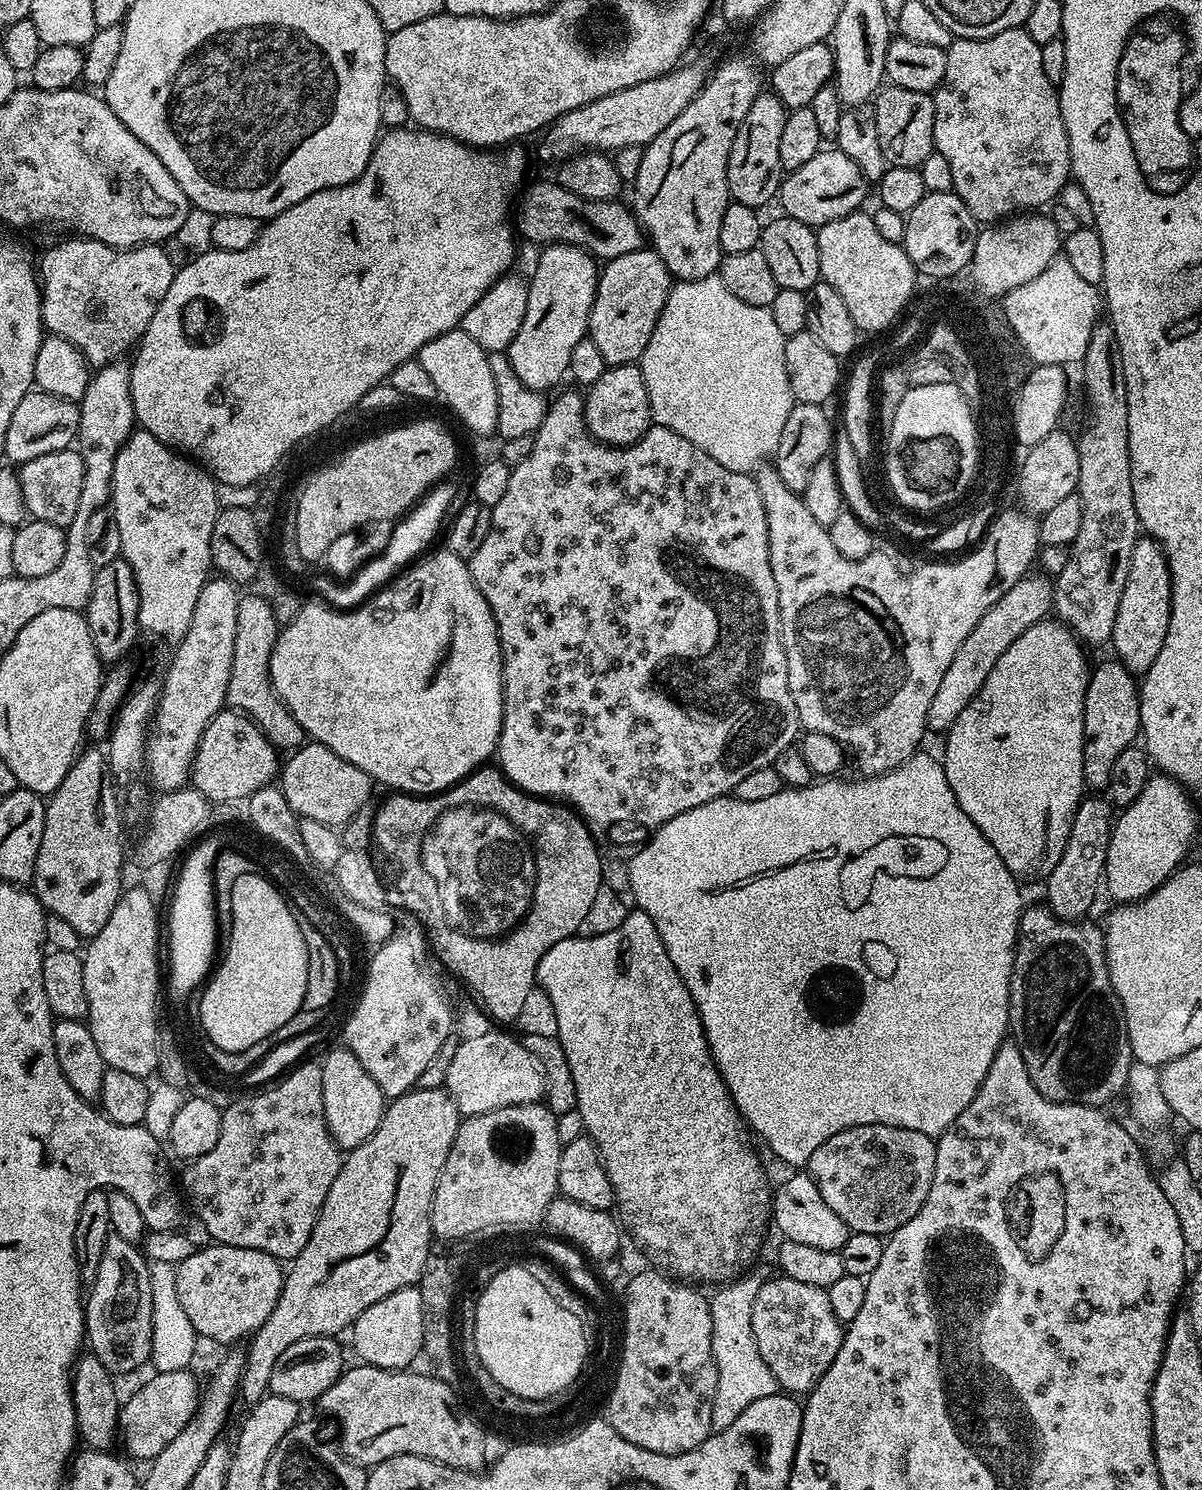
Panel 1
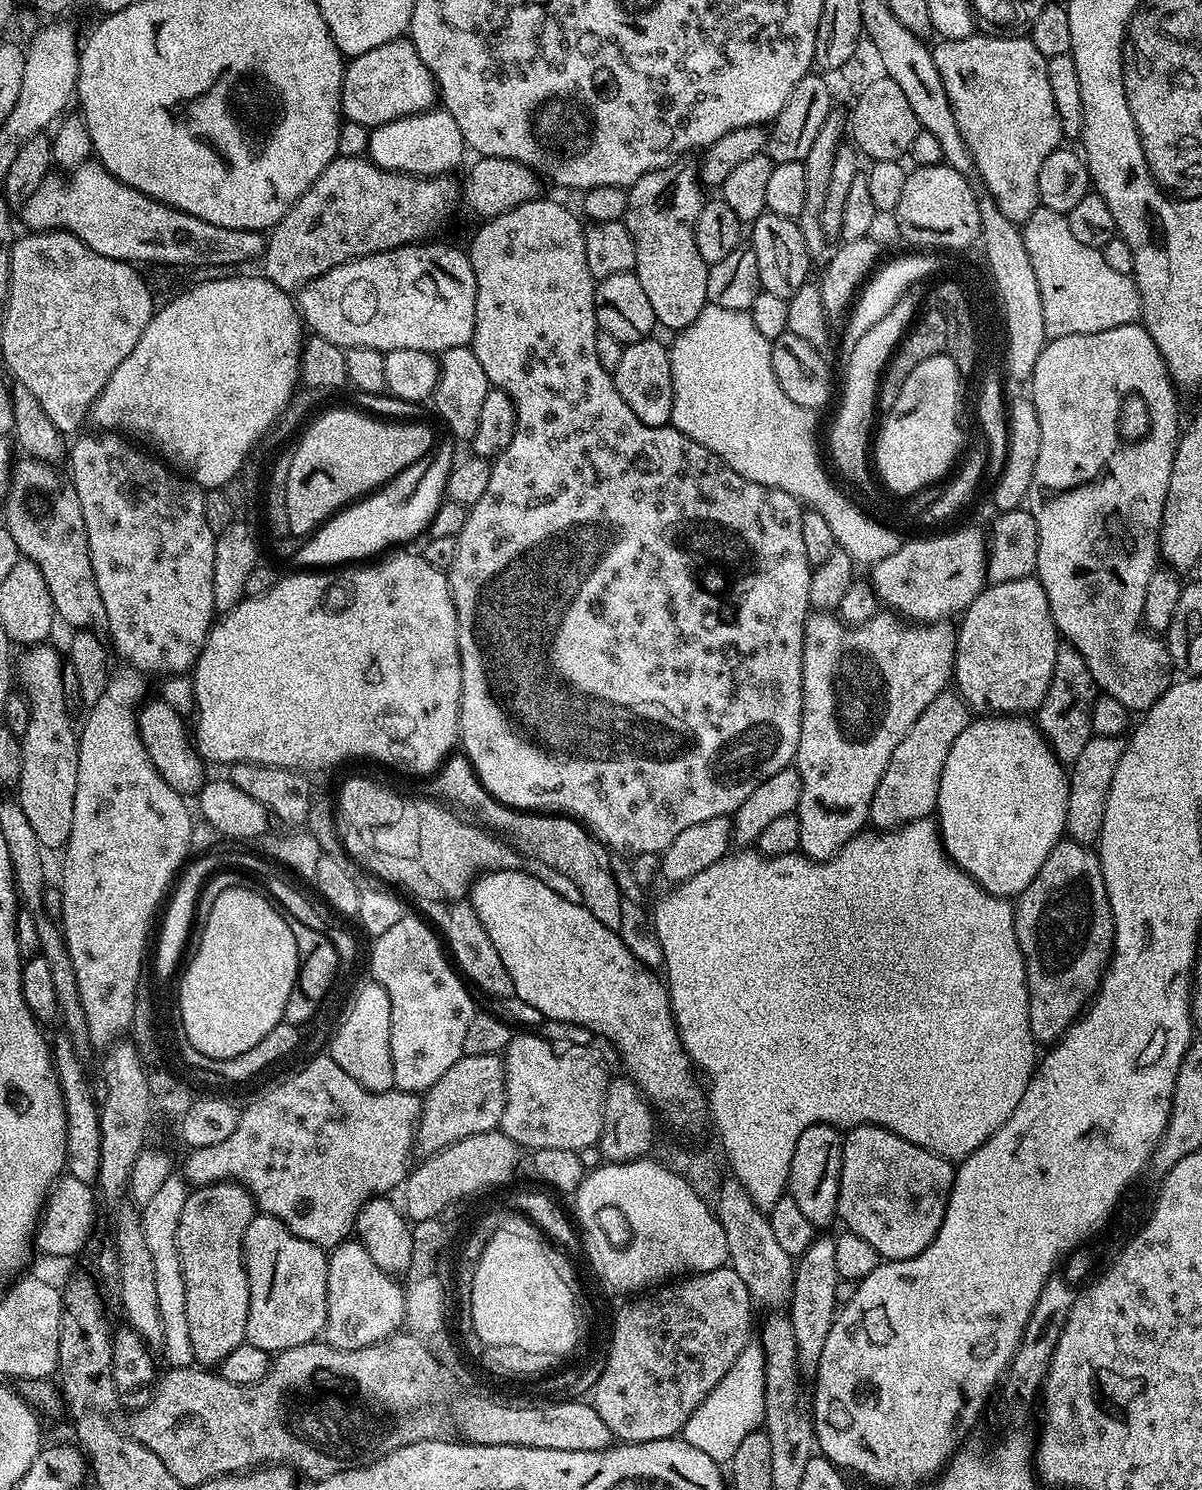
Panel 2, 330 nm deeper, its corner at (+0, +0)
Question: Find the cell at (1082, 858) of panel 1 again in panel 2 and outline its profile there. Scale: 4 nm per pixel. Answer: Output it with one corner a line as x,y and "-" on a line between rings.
1093,736
1082,746
1082,754
1070,765
1068,772
1068,805
1066,806
1066,836
1079,844
1095,845
1100,839
1102,818
1106,818
1106,798
1114,782
1114,770
1124,753
1125,741
1118,736

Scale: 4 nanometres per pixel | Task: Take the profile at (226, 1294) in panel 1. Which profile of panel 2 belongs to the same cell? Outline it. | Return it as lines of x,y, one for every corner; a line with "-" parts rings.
253,1216
244,1231
244,1269
250,1286
245,1341
270,1354
313,1343
327,1322
327,1266
325,1249
298,1238
278,1218

